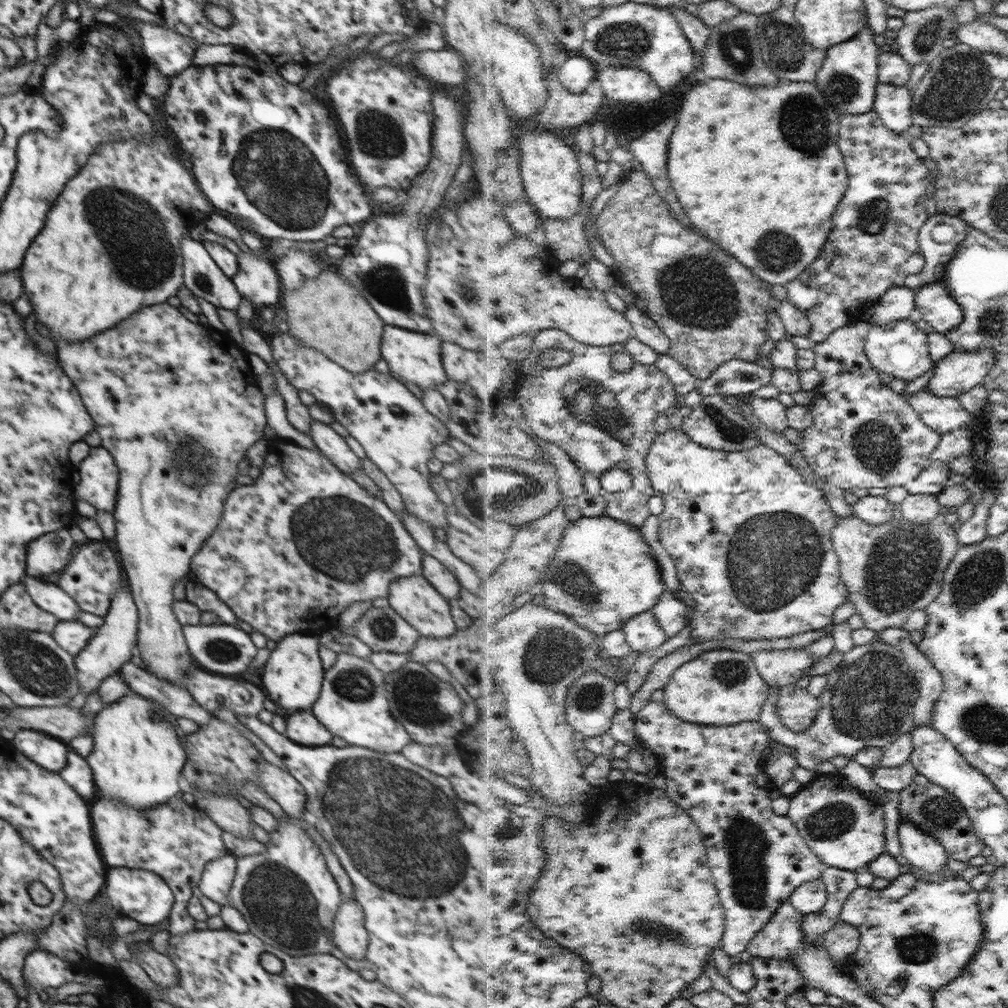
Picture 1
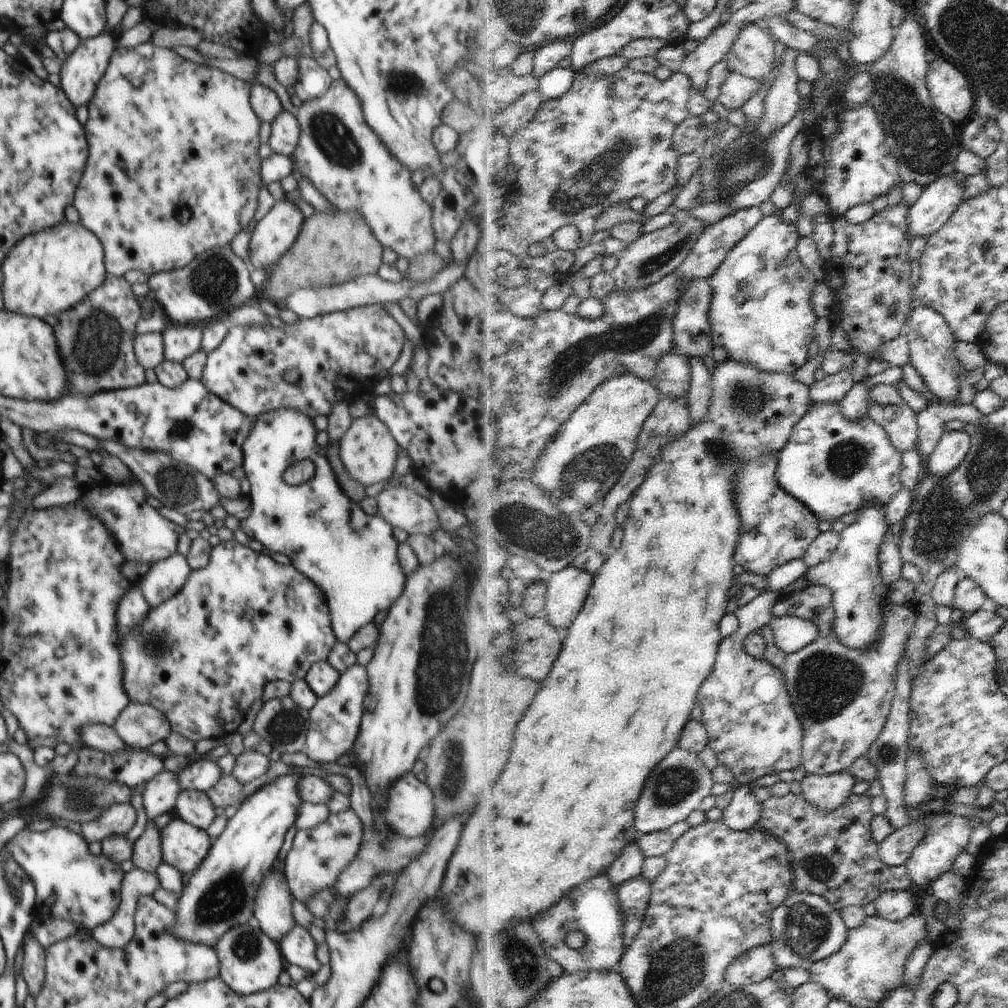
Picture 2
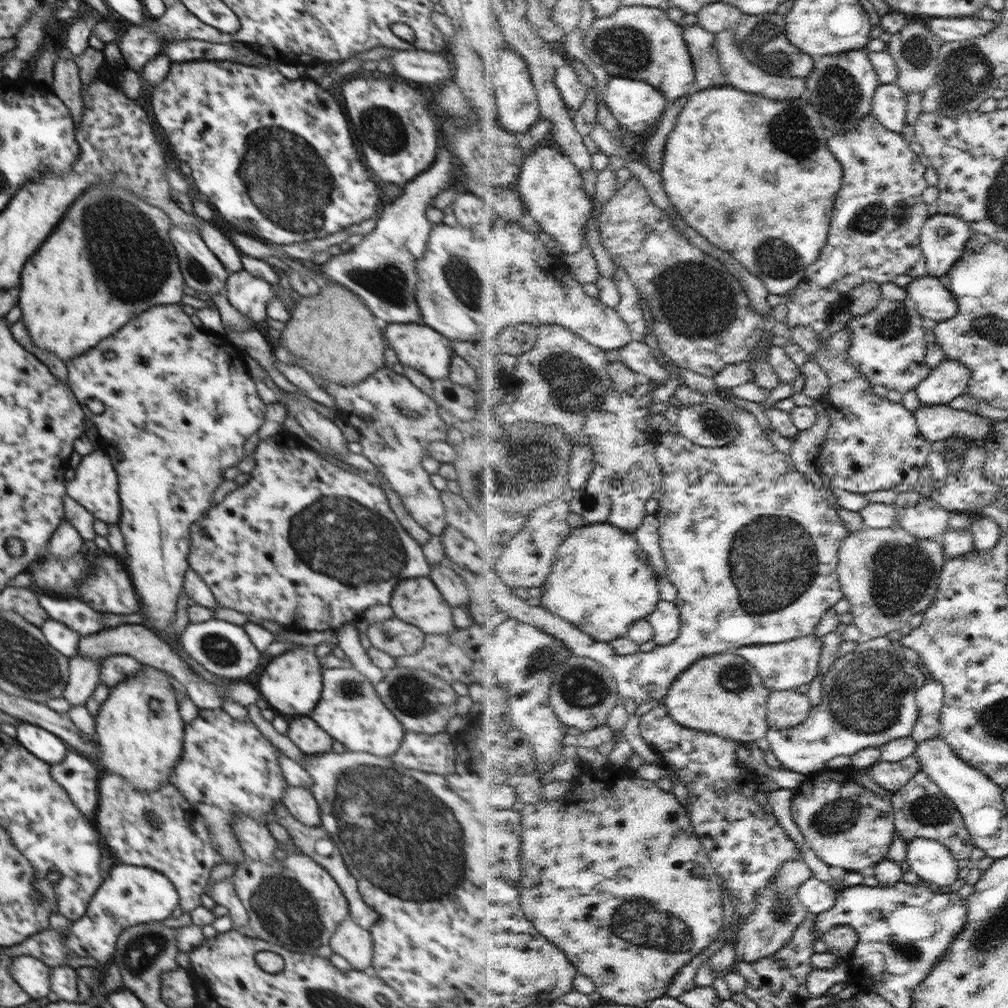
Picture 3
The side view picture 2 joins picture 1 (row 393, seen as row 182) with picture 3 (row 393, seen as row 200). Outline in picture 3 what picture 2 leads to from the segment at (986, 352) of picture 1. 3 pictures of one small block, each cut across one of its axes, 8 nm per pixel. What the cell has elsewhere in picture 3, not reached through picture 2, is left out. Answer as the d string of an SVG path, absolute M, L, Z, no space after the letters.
M949 358L942 359L940 366L934 368L926 380L922 381L917 388L921 404L948 404L957 396L966 392L968 381L971 379L972 371L964 364L957 360L950 360Z

